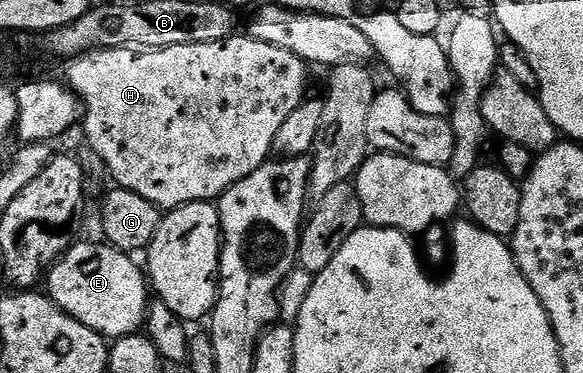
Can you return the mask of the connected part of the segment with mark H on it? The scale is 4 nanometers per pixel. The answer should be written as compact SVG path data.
M234 35L225 41L215 43L195 43L194 45L180 45L166 49L97 49L93 53L85 53L64 62L65 77L70 89L81 98L83 106L83 122L86 129L88 148L94 149L105 160L113 177L120 188L135 191L135 195L143 195L145 199L155 203L158 209L168 211L177 209L187 203L196 201L216 202L239 179L247 179L251 171L255 171L266 161L270 160L274 152L277 136L284 121L307 99L305 88L309 85L310 66L299 55L287 51L283 47L275 47L271 43L263 43L252 35Z

